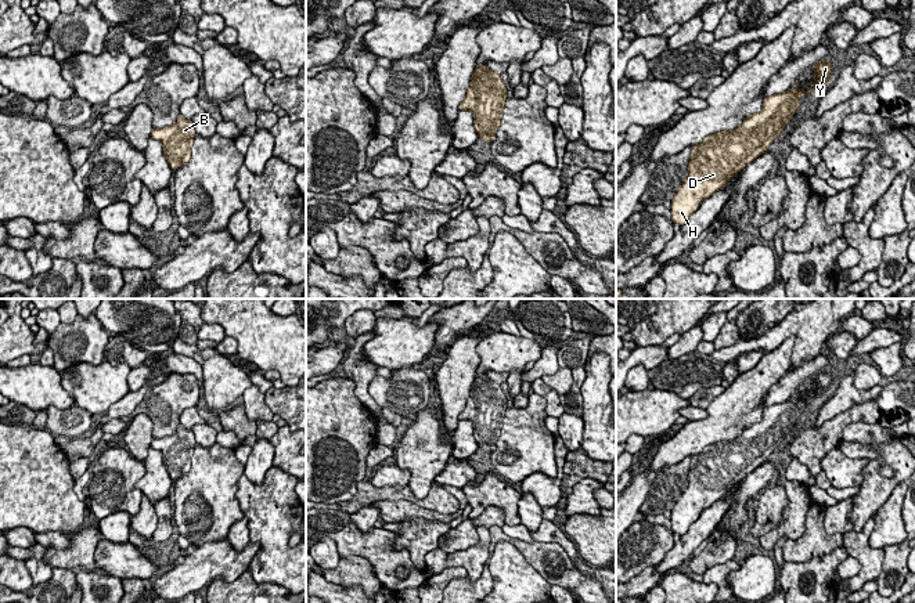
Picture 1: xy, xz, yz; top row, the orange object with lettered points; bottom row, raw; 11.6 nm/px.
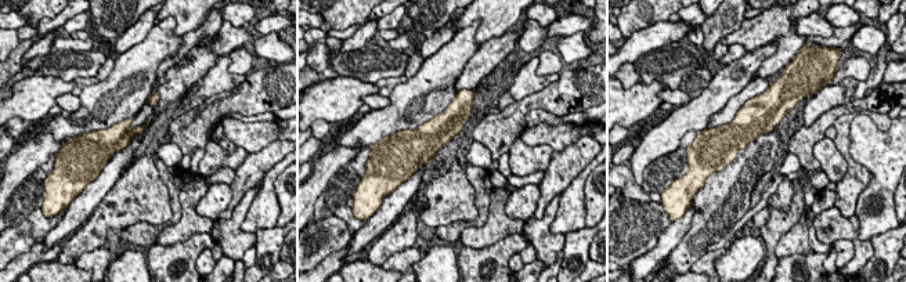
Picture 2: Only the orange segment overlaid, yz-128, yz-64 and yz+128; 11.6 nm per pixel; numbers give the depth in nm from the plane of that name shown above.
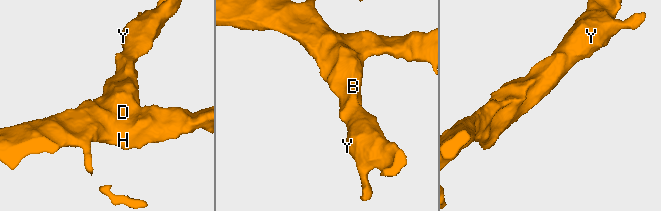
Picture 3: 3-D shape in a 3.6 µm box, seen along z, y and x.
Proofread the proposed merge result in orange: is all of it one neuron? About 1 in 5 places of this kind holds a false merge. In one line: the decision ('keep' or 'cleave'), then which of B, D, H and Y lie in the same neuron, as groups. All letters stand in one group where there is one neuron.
keep; B D H Y

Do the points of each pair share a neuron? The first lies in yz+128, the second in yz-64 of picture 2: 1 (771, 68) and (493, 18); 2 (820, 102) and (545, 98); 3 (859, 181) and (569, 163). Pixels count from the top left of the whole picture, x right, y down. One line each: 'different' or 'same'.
1: same
2: different
3: same

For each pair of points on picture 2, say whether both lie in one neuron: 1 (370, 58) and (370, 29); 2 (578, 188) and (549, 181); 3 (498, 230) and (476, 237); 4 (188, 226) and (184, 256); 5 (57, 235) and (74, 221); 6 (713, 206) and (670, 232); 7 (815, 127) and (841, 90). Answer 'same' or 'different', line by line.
1: different
2: different
3: same
4: different
5: same
6: different
7: different

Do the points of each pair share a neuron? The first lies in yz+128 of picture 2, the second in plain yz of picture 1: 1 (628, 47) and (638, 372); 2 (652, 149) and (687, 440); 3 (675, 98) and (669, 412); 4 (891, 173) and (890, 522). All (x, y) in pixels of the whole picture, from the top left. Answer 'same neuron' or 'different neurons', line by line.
1: different neurons
2: same neuron
3: different neurons
4: same neuron

